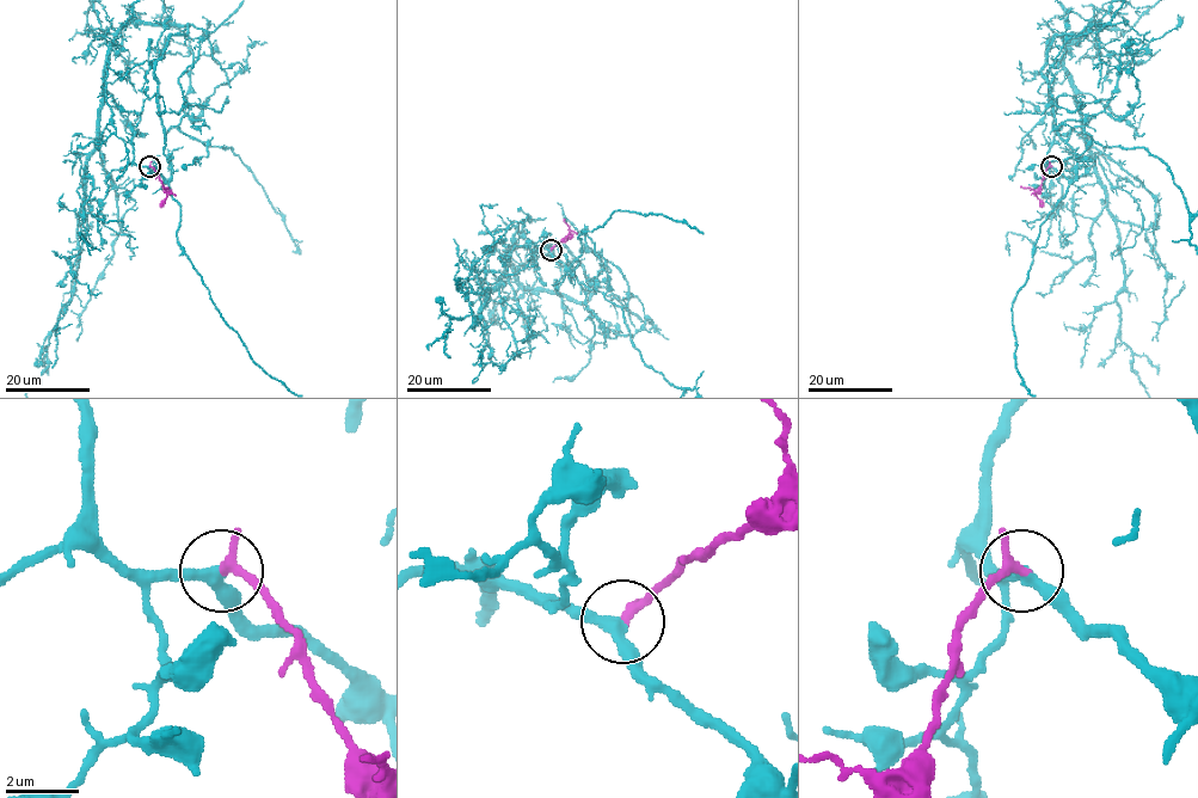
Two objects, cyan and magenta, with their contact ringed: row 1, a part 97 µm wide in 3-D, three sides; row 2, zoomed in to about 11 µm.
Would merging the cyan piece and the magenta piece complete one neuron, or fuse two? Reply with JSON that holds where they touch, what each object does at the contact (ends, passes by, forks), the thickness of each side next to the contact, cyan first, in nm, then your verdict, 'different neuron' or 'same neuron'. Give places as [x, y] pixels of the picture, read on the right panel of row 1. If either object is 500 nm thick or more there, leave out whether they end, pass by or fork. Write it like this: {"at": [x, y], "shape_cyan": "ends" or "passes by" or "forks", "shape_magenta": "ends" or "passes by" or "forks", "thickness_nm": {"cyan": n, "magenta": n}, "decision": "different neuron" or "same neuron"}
{"at": [1051, 166], "shape_cyan": "passes by", "shape_magenta": "passes by", "thickness_nm": {"cyan": 320, "magenta": 200}, "decision": "same neuron"}

